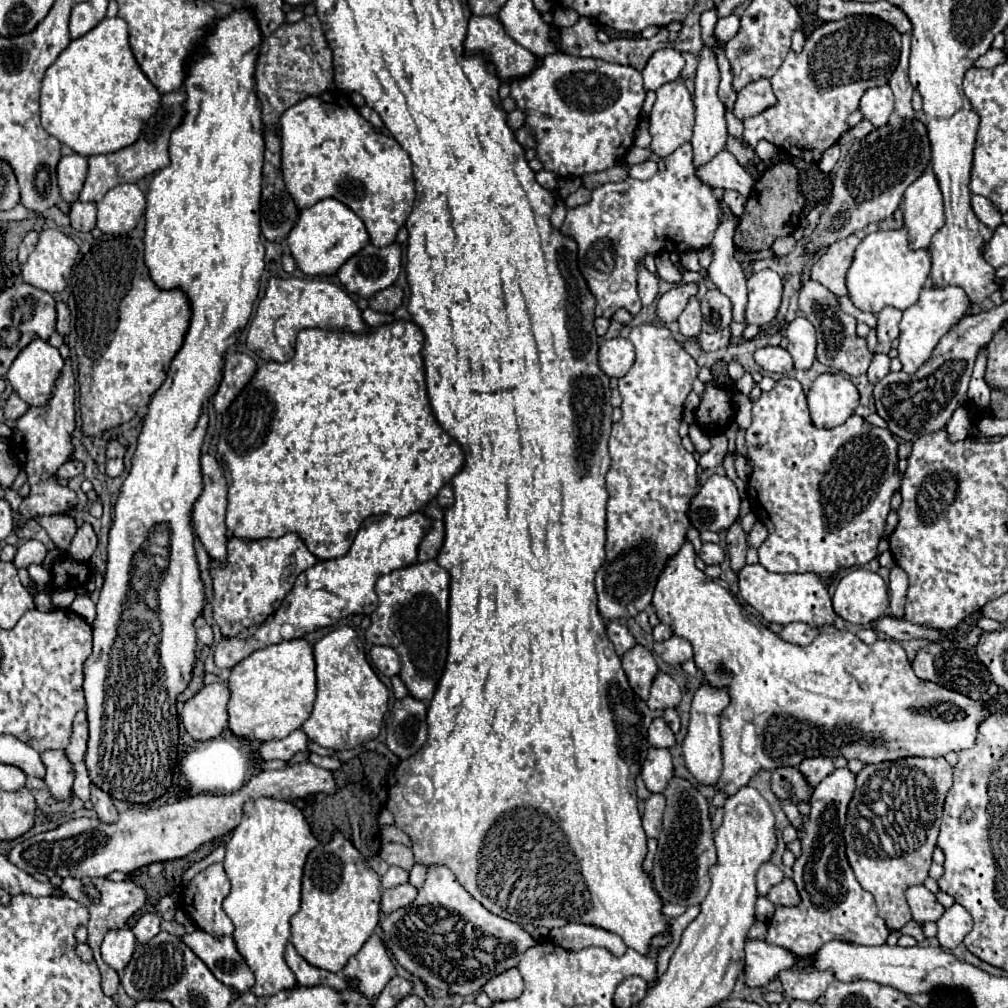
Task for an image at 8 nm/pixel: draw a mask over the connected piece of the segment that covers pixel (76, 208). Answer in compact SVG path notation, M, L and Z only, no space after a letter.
M73 202L71 204L69 218L71 218L71 226L77 232L91 232L95 228L95 216L97 216L97 210L93 202L87 202L87 204Z

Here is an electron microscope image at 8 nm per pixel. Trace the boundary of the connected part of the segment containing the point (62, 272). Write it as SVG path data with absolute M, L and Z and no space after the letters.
M47 228L41 232L35 250L21 266L23 280L49 294L65 290L79 246L61 230Z

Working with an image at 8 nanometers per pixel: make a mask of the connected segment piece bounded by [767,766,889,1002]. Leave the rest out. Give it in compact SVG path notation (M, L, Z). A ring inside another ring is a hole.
M845 766L831 772L815 790L811 800L811 814L803 818L805 830L799 832L799 840L803 844L803 854L797 858L793 866L793 880L801 894L801 904L793 908L777 908L773 918L769 920L767 942L783 946L799 956L799 966L807 968L805 972L789 970L781 972L779 980L783 982L787 998L799 998L807 1002L815 1002L829 986L833 976L829 972L813 972L809 958L829 940L843 940L853 944L877 946L885 944L889 938L889 928L877 912L875 900L869 892L865 892L845 856L843 828L847 806L855 792L855 774Z

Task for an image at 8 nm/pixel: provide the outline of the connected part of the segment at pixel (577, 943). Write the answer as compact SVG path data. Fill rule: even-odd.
M567 924L565 928L555 928L551 930L549 938L569 950L581 950L587 946L603 946L615 956L623 956L627 952L627 946L623 944L619 936L605 932L601 928L585 926L585 924Z

